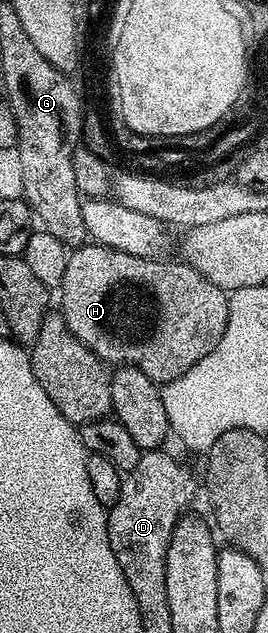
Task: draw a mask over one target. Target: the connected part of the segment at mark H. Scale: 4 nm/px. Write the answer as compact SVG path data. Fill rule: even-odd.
M83 244L68 255L66 276L58 288L59 313L64 322L105 364L119 368L137 366L150 380L158 384L172 382L182 376L202 356L210 356L222 340L228 323L228 294L218 284L210 284L202 272L198 272L183 260L168 262L158 258L139 258L130 252L118 252L109 246Z

